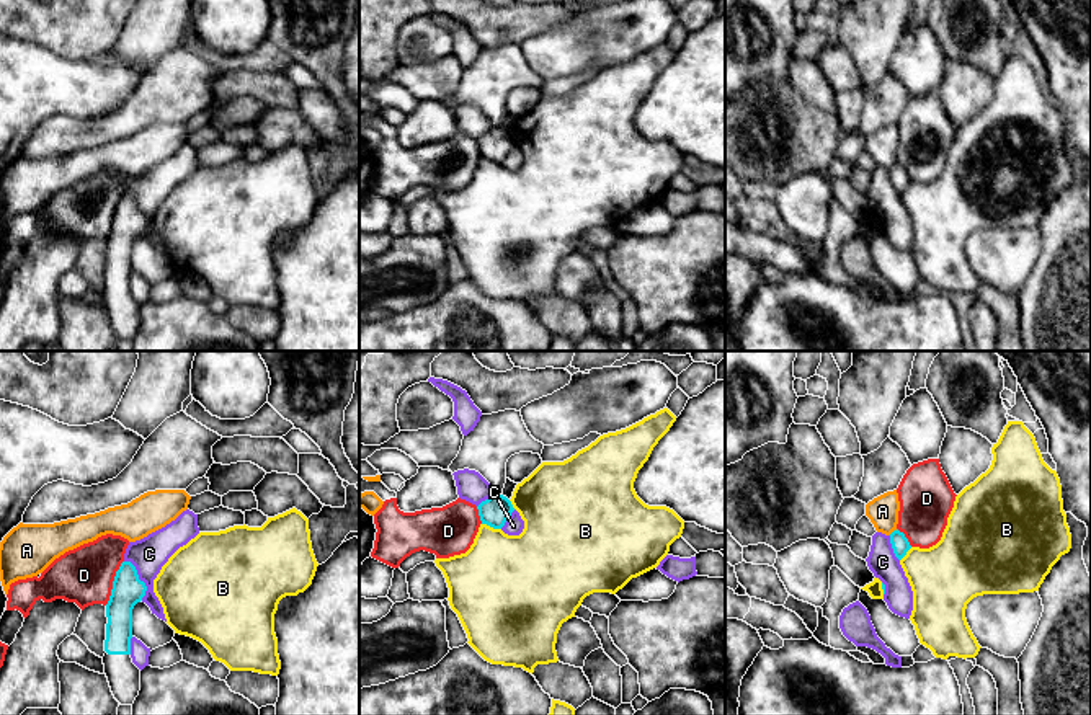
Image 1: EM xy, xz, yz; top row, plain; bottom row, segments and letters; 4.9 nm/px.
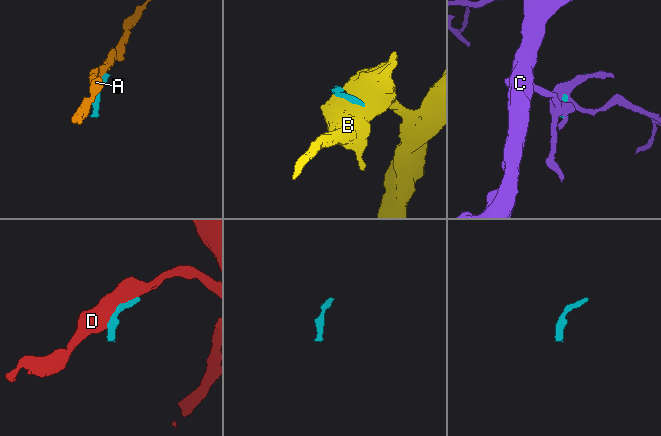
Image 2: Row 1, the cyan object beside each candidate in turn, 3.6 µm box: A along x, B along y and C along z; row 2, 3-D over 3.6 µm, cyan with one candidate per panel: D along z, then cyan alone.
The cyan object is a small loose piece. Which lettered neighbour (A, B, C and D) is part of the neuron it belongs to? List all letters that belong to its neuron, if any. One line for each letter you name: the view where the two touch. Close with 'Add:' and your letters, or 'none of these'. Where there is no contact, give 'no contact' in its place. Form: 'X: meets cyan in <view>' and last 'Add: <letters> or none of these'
Add: none of these

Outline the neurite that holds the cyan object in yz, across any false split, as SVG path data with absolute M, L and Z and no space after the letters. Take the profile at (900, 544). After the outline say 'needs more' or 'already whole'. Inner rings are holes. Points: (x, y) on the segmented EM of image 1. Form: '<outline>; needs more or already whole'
M898 529L890 534L890 544L898 560L902 560L906 555L906 552L911 548L908 539Z; already whole

